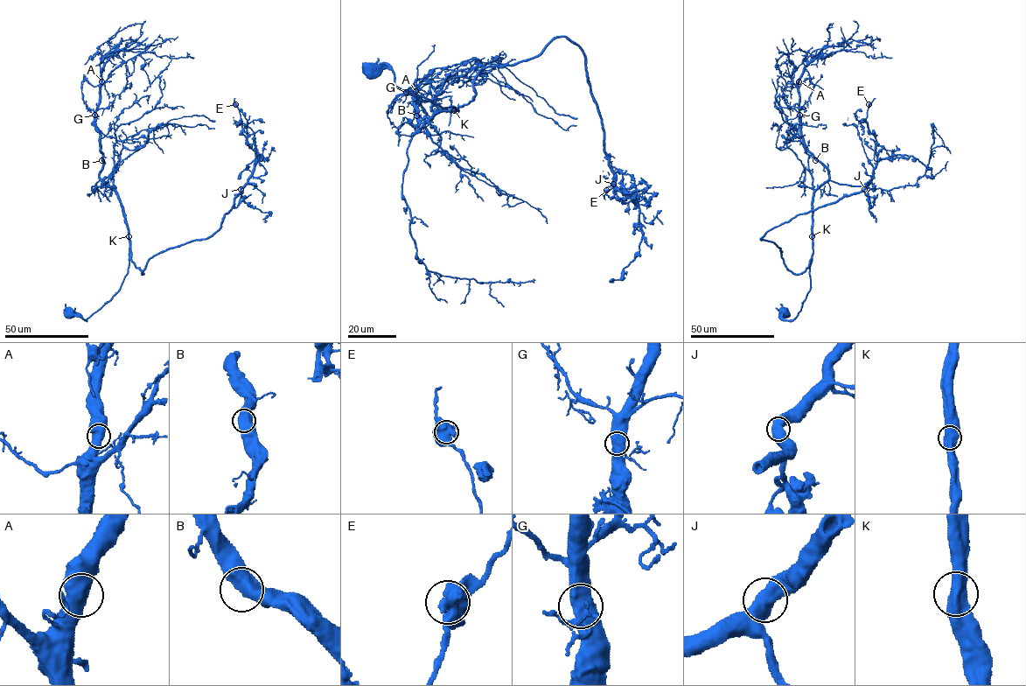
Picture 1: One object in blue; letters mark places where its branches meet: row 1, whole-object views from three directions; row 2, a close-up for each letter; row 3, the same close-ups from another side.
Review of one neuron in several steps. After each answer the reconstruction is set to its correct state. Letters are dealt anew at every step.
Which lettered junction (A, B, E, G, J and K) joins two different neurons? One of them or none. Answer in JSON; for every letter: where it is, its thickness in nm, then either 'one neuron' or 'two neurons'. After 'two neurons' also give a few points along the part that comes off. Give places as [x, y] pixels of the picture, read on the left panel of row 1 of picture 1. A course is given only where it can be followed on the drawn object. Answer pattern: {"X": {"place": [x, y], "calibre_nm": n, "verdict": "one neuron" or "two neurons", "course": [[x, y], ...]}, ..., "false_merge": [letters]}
{"A": {"place": [101, 81], "calibre_nm": 650, "verdict": "one neuron"}, "B": {"place": [101, 160], "calibre_nm": 700, "verdict": "one neuron"}, "E": {"place": [235, 104], "calibre_nm": 750, "verdict": "one neuron"}, "G": {"place": [94, 115], "calibre_nm": 650, "verdict": "one neuron"}, "J": {"place": [240, 189], "calibre_nm": 650, "verdict": "one neuron"}, "K": {"place": [129, 236], "calibre_nm": 700, "verdict": "one neuron"}, "false_merge": []}

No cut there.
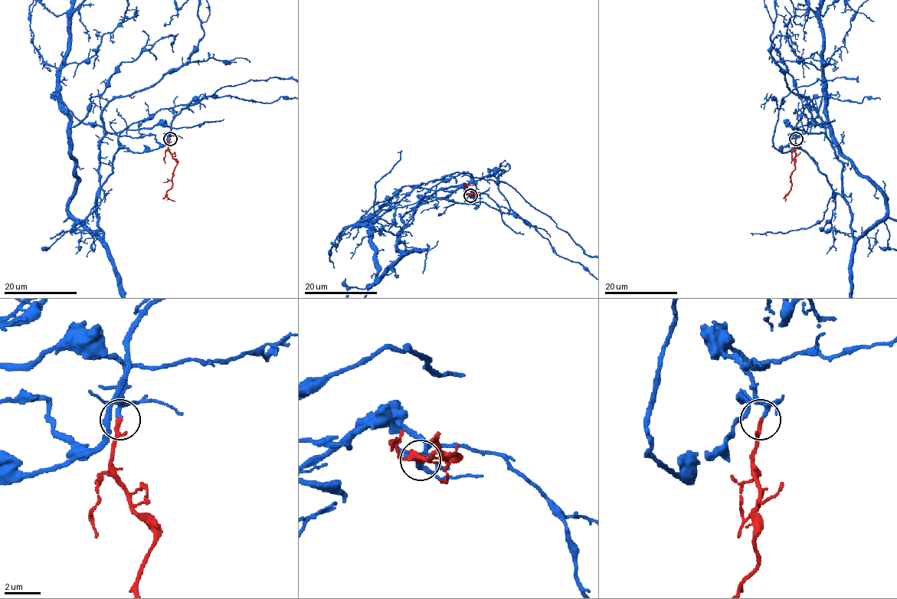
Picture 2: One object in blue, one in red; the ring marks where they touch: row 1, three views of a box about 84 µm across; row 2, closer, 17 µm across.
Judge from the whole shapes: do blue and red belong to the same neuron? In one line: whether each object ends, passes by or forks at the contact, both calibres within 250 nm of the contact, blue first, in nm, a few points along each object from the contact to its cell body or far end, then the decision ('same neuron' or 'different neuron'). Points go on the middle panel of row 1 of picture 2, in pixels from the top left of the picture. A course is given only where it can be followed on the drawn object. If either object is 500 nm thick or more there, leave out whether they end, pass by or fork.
blue passes by; red passes by; 200 nm thick on the blue side, 180 nm on the other; red runs (469, 194), (477, 194), (467, 188), (467, 184), (475, 184); same neuron

